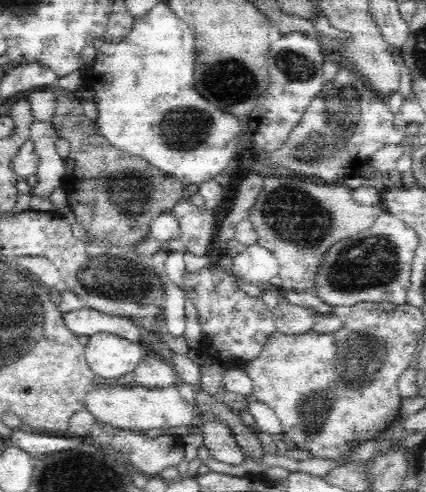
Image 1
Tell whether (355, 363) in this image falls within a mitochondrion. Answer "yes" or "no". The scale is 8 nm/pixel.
yes

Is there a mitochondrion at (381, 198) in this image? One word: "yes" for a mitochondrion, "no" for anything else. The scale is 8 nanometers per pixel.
no

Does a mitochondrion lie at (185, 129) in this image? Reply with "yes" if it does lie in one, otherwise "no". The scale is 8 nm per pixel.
yes

